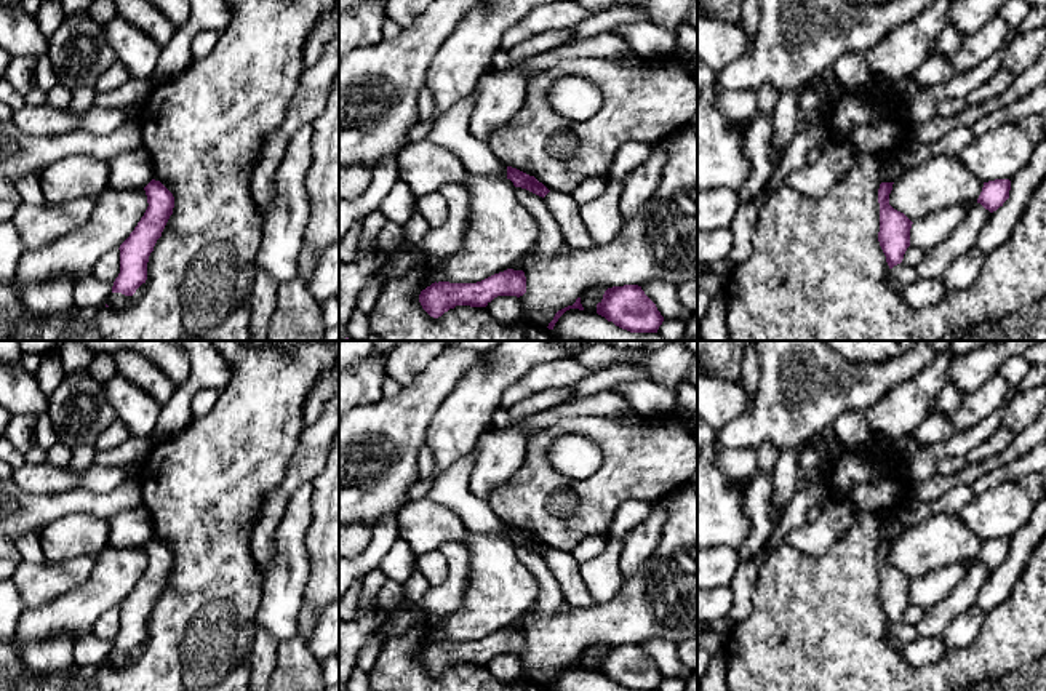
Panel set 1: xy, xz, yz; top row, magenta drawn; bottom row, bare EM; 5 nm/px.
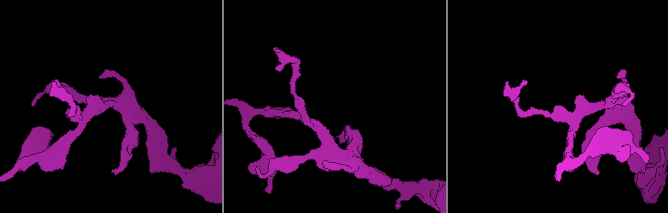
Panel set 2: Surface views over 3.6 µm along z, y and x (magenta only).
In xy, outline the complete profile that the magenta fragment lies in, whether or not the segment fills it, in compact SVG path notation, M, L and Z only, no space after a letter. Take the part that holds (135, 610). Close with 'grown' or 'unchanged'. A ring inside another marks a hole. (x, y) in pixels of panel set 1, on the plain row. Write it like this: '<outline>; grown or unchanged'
M152 537L146 545L147 568L130 595L120 603L120 632L112 651L133 654L147 638L147 621L157 598L173 573L174 555L160 541Z; unchanged

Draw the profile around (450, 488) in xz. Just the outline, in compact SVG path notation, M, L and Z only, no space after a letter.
M472 451L432 480L427 497L449 507L469 533L507 536L507 523L494 513L483 496L473 494L469 488L473 465Z

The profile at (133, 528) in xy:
M144 505L109 518L109 547L144 547L152 537L152 517Z

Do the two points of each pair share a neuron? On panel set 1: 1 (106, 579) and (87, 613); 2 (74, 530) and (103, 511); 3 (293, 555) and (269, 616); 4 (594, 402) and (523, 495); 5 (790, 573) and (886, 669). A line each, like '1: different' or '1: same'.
1: same
2: different
3: same
4: different
5: same

